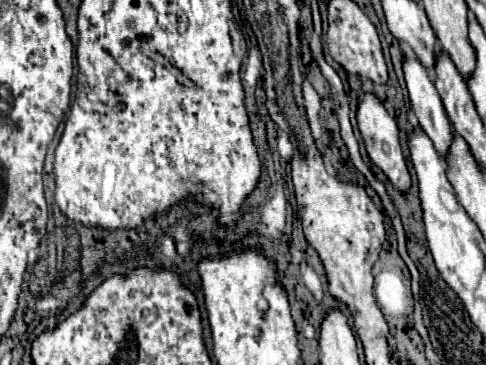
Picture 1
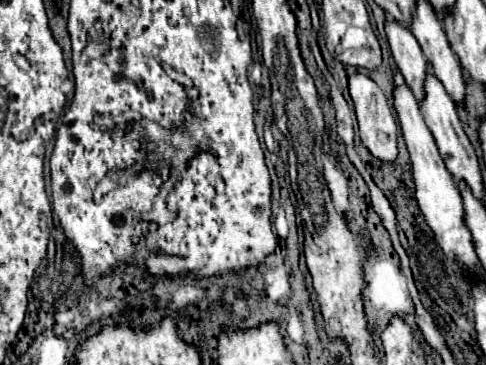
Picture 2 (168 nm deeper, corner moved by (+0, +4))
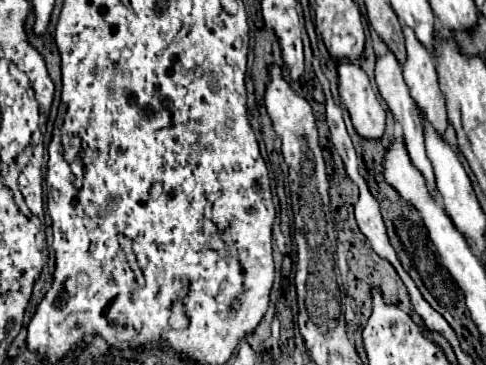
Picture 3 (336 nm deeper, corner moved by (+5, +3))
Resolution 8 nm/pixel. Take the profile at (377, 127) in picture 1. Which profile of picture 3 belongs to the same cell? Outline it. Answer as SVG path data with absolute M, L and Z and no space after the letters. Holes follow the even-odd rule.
M343 62L337 68L339 76L339 100L347 106L351 122L359 136L381 138L385 130L385 110L379 104L367 74L351 62Z

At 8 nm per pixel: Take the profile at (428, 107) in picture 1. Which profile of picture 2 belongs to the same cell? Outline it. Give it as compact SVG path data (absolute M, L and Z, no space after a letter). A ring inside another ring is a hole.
M386 21L386 35L388 43L394 55L394 61L400 69L400 73L406 79L406 85L412 89L414 97L422 101L426 97L424 83L426 83L426 59L422 55L422 49L412 35L412 31L396 21Z

